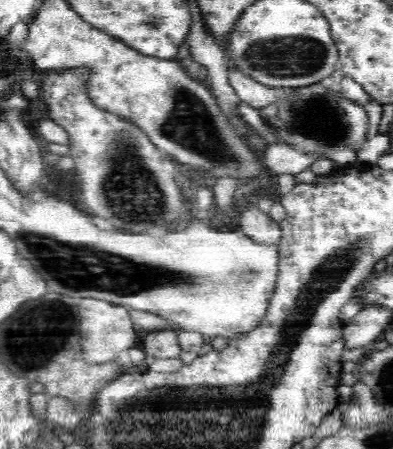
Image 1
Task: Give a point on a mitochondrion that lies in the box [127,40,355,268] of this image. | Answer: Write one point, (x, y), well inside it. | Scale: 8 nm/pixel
(190, 124)

